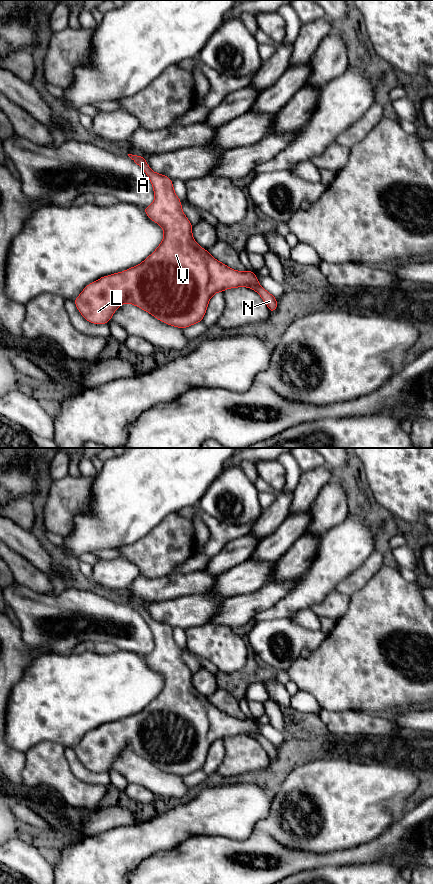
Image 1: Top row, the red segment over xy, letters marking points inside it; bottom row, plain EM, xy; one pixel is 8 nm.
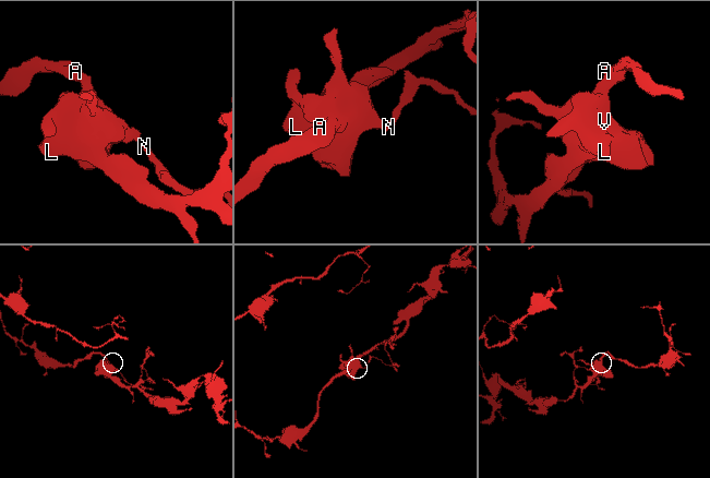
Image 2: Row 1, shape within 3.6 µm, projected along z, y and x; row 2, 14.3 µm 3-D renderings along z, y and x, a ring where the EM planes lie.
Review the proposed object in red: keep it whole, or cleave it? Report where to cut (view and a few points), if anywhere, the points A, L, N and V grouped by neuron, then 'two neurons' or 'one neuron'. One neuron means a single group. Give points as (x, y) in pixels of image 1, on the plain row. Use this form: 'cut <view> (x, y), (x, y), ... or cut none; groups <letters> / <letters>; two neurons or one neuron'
cut xy (258, 732), (252, 732), (249, 735); groups A L V / N; two neurons

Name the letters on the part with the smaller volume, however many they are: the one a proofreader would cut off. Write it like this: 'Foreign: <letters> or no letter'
Foreign: N

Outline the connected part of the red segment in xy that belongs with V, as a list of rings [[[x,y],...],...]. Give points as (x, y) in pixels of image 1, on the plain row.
[[[128,602],[138,612],[150,627],[154,637],[154,650],[143,655],[146,663],[164,678],[164,686],[157,697],[142,711],[123,720],[103,724],[99,728],[88,732],[74,751],[81,763],[93,772],[108,772],[116,757],[124,751],[131,751],[152,762],[158,768],[171,774],[184,777],[195,771],[202,770],[210,746],[216,740],[224,740],[228,736],[250,735],[259,733],[257,724],[250,718],[243,720],[229,716],[212,705],[208,698],[201,696],[192,684],[193,673],[184,663],[181,648],[176,644],[172,628],[159,621],[153,620],[148,614],[145,605]]]

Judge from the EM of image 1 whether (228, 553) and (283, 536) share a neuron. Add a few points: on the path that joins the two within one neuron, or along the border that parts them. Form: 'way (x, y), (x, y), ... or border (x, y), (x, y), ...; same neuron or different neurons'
way (242, 553), (266, 553), (269, 550); same neuron

